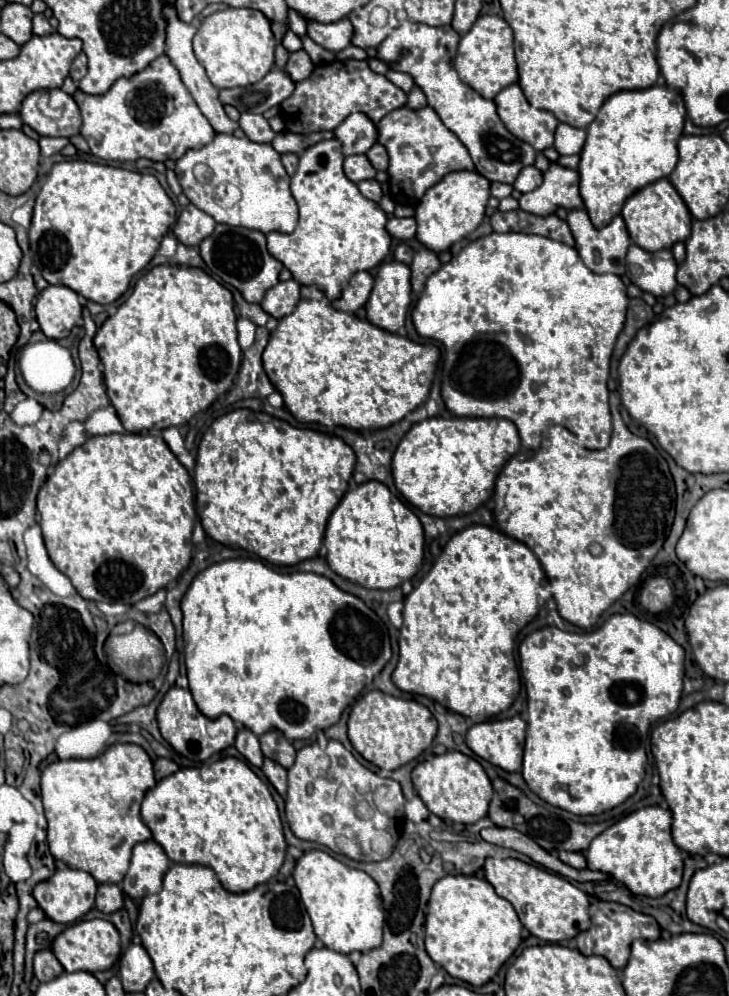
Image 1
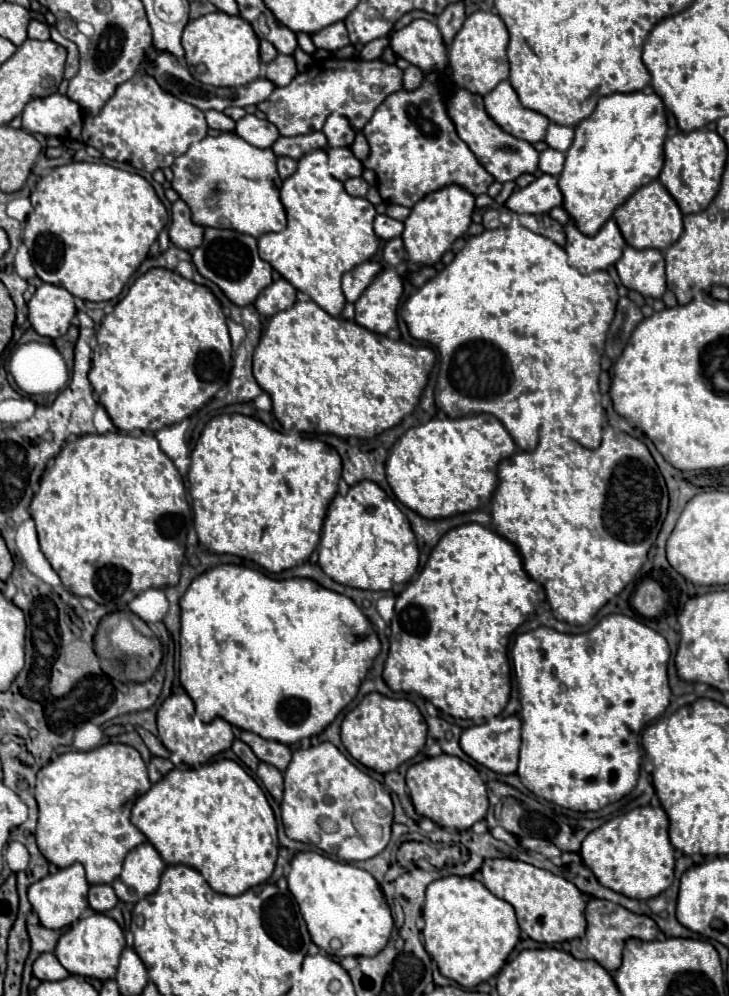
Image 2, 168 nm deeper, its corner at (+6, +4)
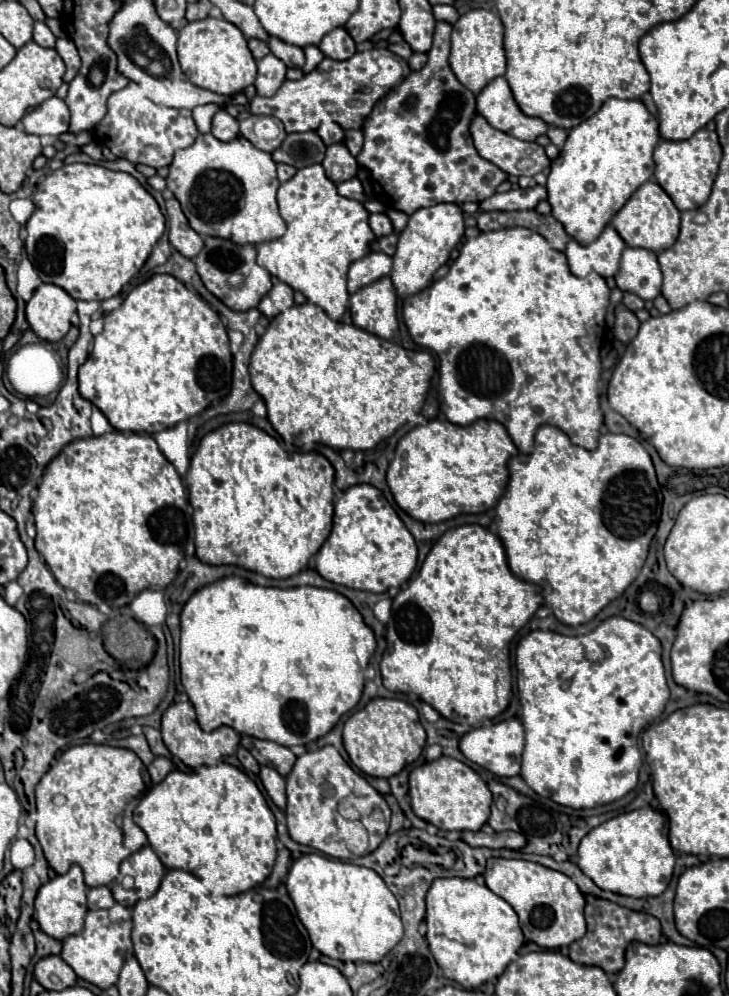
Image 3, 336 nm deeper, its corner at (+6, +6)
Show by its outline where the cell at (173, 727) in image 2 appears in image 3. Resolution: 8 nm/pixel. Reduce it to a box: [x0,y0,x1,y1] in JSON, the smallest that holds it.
[161,702,239,768]

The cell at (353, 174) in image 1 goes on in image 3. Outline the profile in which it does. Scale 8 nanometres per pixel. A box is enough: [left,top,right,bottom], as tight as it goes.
[321,144,357,184]

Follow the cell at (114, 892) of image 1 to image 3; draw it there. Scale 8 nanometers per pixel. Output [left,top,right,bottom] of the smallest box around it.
[87,886,115,910]

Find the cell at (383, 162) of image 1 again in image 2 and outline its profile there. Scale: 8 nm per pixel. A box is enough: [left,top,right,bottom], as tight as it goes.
[351,132,369,160]

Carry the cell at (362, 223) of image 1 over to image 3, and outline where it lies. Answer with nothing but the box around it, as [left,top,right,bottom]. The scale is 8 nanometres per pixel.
[257,164,375,320]

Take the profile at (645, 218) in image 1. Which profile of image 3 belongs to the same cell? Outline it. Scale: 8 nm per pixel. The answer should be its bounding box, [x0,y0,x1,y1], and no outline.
[611,180,681,252]

